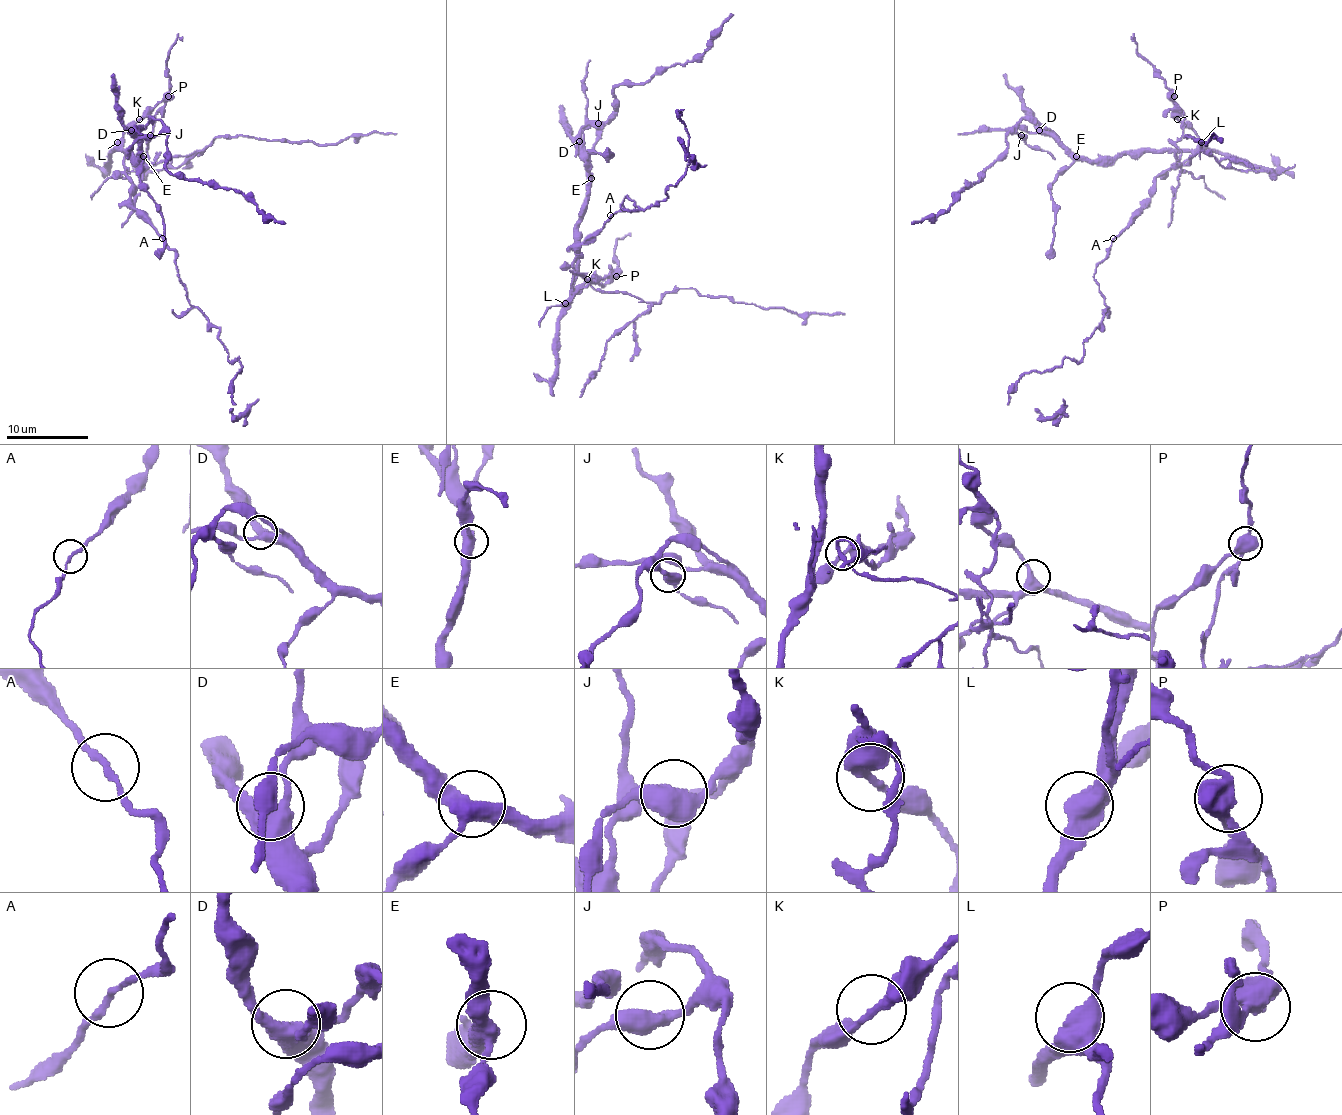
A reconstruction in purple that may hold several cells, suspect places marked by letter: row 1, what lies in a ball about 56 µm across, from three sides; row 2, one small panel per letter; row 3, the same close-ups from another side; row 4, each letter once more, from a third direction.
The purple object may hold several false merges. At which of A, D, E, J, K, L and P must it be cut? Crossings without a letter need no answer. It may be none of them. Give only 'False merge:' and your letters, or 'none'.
False merge: A, P

